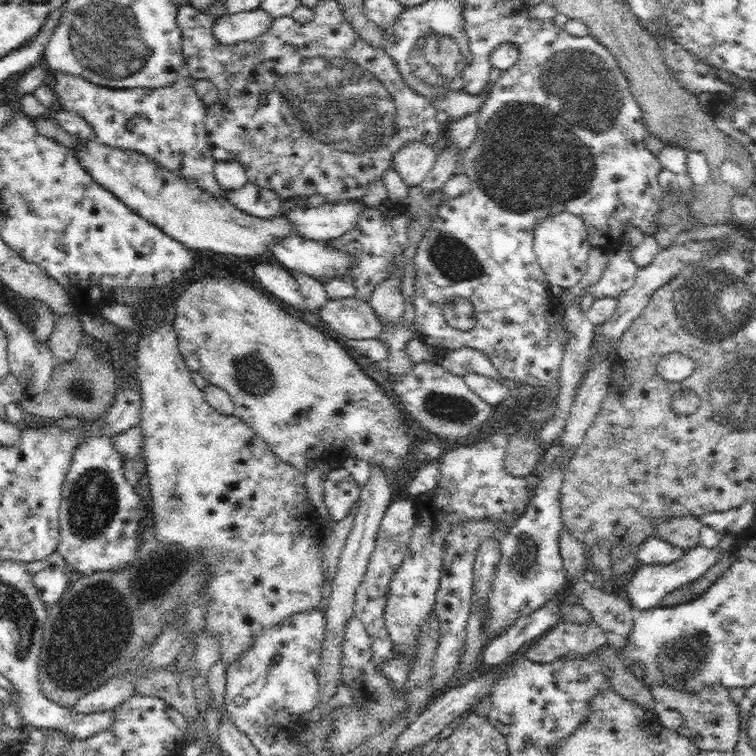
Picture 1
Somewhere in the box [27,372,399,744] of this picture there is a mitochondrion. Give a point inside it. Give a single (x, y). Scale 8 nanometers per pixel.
(102, 640)

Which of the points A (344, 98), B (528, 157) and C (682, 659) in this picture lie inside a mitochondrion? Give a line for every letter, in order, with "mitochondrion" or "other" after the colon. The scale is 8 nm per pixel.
A: mitochondrion
B: mitochondrion
C: mitochondrion

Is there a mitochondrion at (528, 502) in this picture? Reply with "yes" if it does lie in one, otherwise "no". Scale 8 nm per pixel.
no

